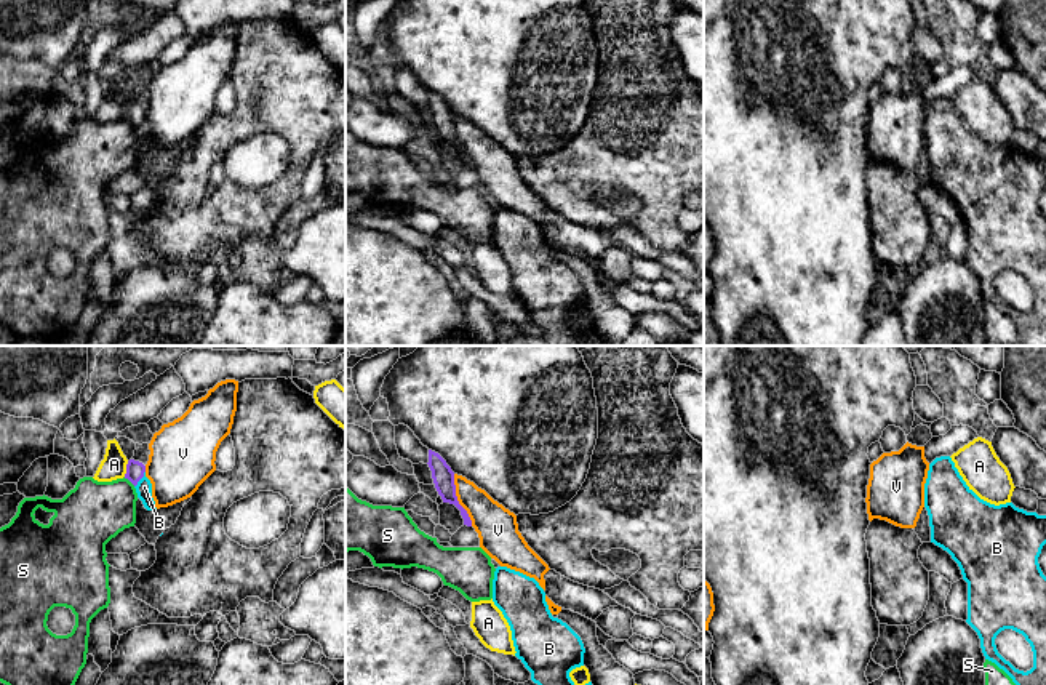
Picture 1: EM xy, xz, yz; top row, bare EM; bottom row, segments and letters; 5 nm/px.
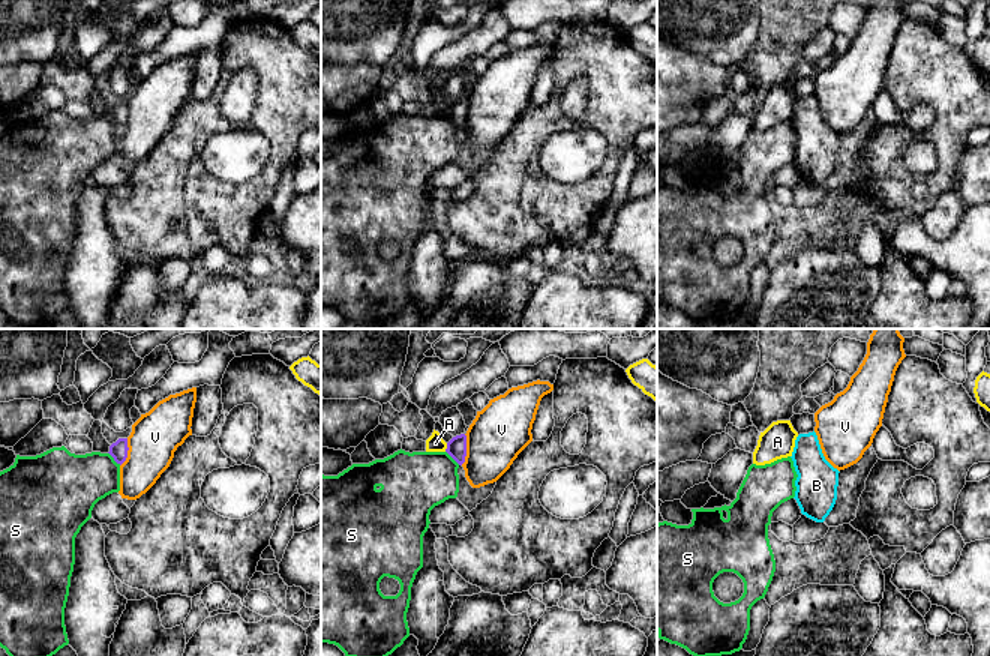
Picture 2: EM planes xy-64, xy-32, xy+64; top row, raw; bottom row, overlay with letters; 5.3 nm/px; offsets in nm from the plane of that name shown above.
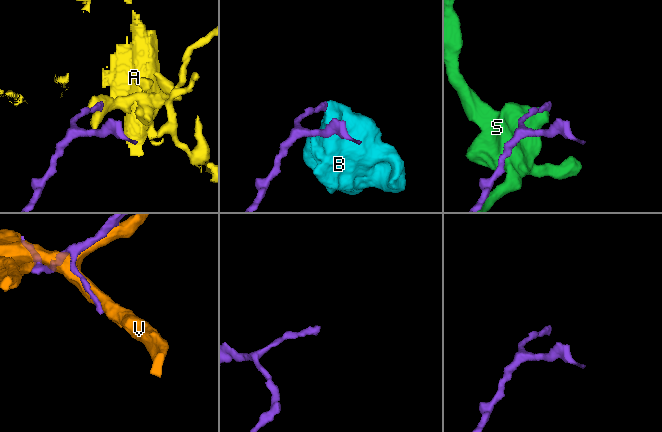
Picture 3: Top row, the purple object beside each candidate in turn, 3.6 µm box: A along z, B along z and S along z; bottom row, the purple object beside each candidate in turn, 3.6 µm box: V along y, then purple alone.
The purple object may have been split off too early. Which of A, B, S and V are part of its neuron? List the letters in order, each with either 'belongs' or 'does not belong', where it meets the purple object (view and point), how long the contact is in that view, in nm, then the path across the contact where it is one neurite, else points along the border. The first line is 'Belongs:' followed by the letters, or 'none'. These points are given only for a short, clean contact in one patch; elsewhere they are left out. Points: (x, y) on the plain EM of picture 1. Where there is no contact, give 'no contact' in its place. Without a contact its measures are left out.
Belongs: B
A: does not belong; meets purple in xy at (127, 111); contact 80 nm long; border along xy (128, 103), (123, 117)
B: belongs; meets purple in xy at (141, 119); contact 100 nm long; runs through xy (135, 112), (141, 119), (144, 128)
S: does not belong; meets purple in xy at (130, 122); contact 80 nm long
V: does not belong; meets purple in xz at (456, 141); contact 280 nm long

